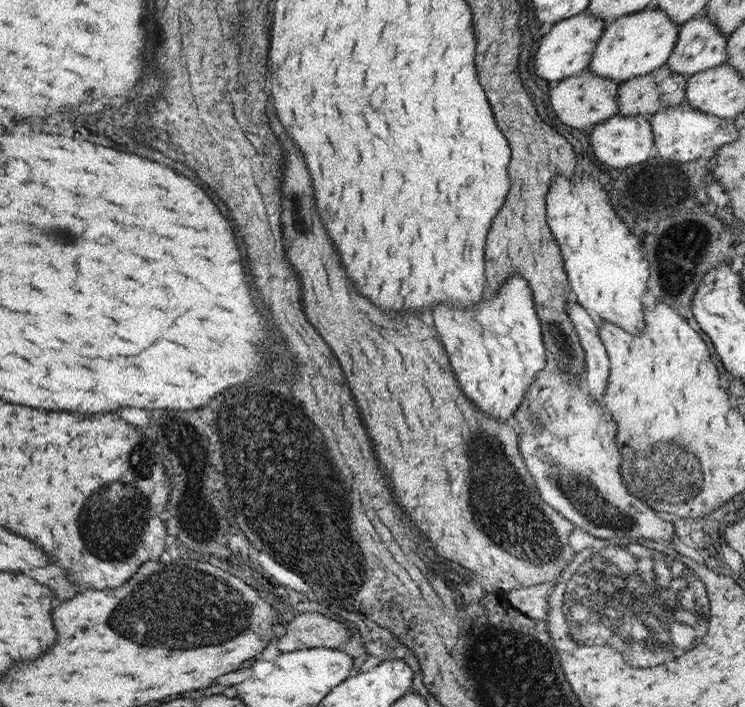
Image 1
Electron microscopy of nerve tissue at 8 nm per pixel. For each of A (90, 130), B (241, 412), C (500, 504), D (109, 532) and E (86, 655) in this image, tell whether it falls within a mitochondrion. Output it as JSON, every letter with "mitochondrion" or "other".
{"A":"other","B":"mitochondrion","C":"mitochondrion","D":"mitochondrion","E":"other"}

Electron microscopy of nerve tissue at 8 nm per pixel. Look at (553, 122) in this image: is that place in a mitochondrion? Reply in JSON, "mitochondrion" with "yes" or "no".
{"mitochondrion":"no"}

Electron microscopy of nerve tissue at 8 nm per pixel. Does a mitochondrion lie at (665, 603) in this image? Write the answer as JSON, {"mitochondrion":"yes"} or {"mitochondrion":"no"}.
{"mitochondrion":"yes"}

